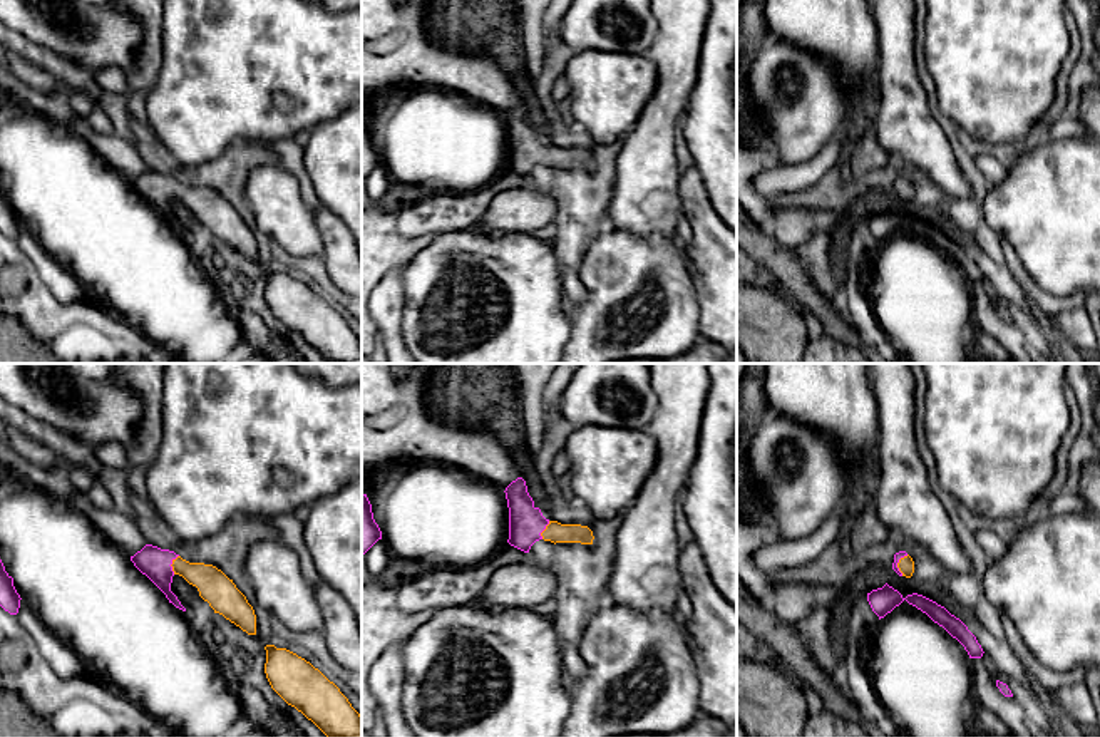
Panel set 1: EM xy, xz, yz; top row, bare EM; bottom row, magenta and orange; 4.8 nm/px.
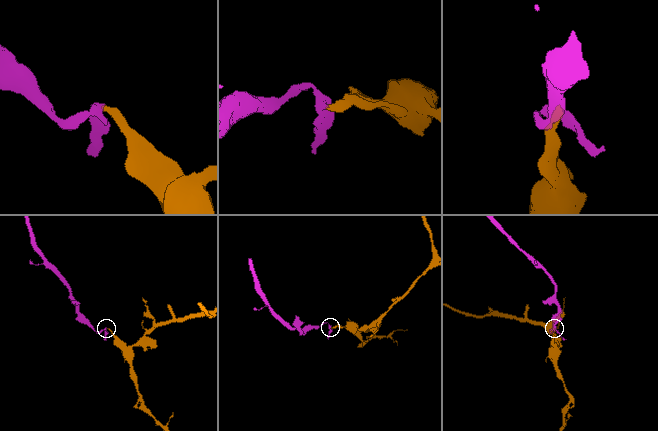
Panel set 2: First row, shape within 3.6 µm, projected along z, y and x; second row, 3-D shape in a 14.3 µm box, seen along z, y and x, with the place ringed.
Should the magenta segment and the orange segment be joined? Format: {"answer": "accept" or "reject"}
{"answer": "accept"}

